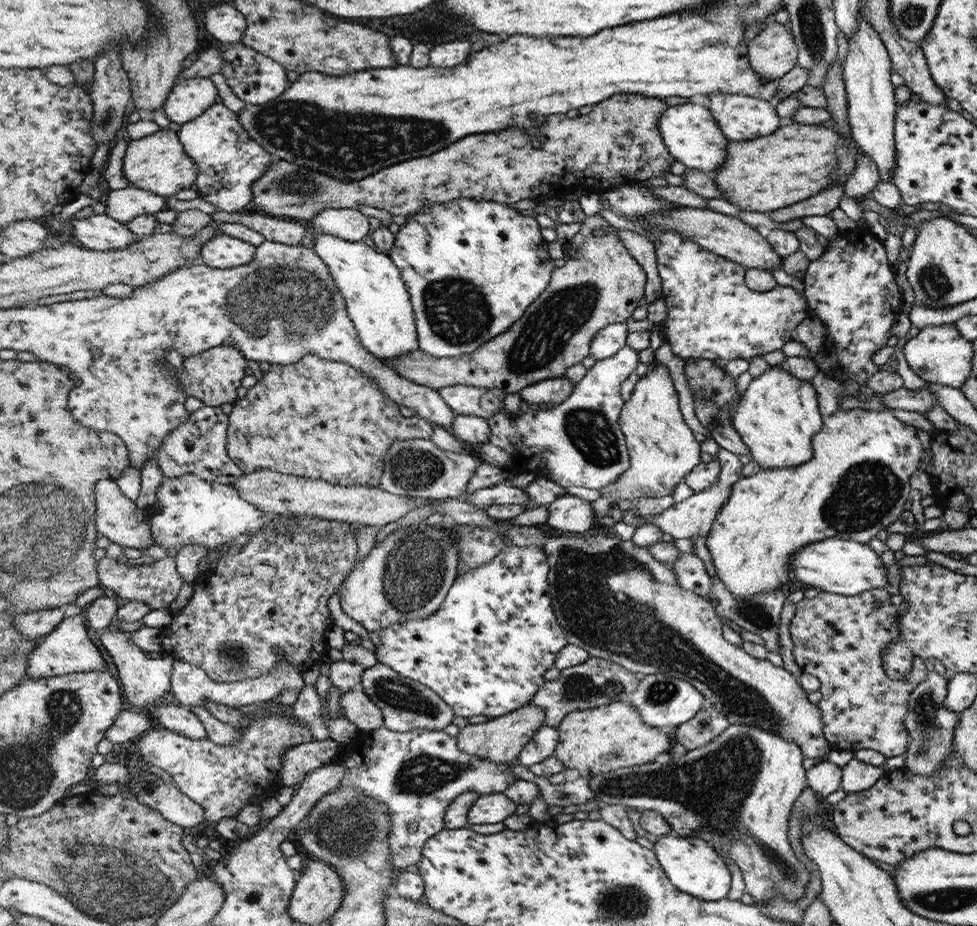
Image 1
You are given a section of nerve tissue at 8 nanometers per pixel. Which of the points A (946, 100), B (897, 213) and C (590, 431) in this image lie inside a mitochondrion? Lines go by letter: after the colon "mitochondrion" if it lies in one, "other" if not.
A: other
B: other
C: mitochondrion

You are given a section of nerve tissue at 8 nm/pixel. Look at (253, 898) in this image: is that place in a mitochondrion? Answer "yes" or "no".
no

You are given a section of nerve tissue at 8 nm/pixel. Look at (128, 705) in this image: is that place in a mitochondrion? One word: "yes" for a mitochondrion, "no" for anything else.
no

